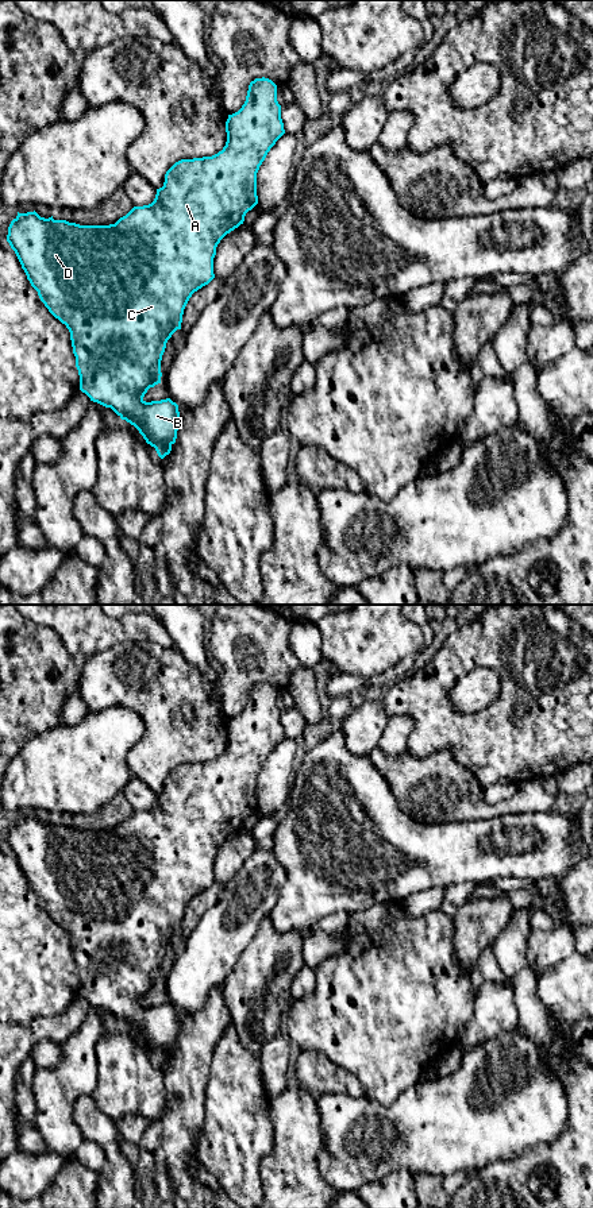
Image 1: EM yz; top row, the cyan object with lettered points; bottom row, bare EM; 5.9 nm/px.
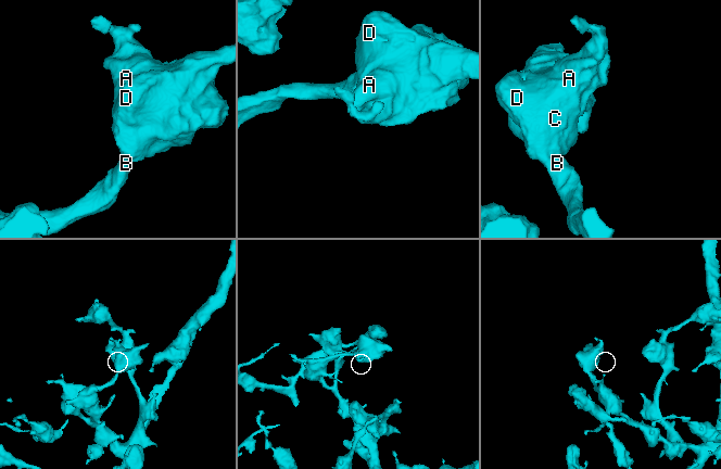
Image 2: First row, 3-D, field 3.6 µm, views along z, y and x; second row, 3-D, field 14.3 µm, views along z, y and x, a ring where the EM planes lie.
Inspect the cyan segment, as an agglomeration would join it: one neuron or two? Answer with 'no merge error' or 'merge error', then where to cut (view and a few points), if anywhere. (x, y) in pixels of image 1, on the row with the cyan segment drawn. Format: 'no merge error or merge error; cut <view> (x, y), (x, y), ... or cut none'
no merge error; cut none

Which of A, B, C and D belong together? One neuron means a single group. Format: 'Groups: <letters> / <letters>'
Groups: A B C D

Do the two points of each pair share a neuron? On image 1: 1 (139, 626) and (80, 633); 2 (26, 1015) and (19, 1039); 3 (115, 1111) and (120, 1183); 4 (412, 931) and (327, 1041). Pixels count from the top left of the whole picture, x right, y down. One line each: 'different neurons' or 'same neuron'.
1: same neuron
2: different neurons
3: different neurons
4: same neuron

